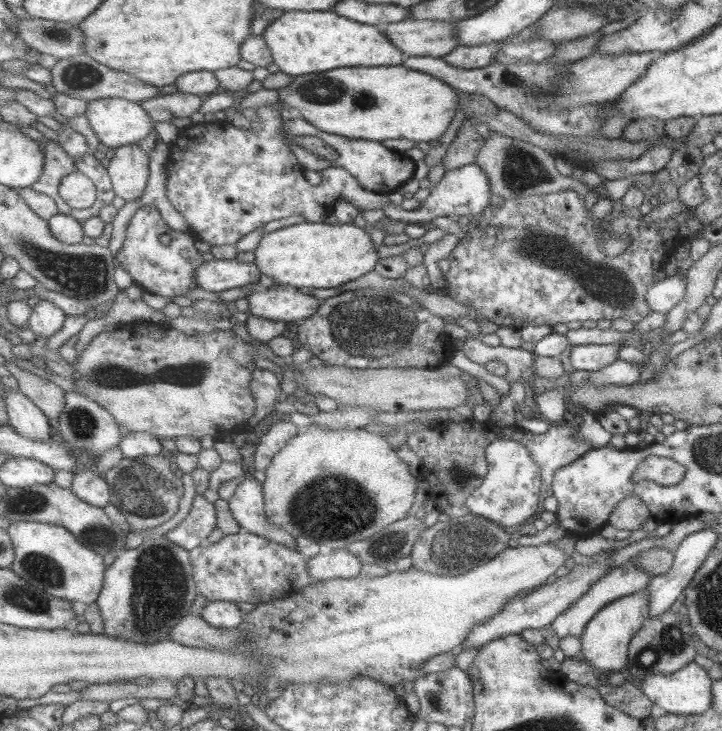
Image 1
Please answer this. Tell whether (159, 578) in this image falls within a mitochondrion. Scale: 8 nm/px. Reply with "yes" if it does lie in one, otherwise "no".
yes

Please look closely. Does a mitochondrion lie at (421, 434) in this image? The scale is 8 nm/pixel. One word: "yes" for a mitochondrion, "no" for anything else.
no

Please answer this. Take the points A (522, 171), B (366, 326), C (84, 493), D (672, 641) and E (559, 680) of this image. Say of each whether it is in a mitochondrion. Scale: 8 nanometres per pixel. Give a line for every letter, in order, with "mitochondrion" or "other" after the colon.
A: mitochondrion
B: mitochondrion
C: other
D: mitochondrion
E: other

